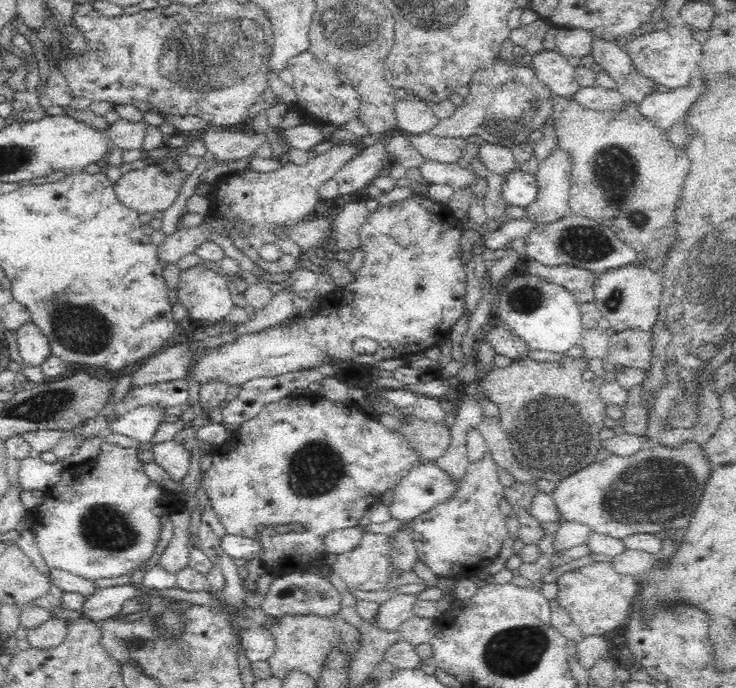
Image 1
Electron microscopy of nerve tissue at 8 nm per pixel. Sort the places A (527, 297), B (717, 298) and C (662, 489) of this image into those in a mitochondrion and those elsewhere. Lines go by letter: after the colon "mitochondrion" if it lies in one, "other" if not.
A: mitochondrion
B: mitochondrion
C: mitochondrion

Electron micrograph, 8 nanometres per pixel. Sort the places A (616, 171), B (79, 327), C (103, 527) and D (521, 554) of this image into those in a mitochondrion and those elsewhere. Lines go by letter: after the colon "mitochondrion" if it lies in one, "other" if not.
A: mitochondrion
B: mitochondrion
C: mitochondrion
D: other

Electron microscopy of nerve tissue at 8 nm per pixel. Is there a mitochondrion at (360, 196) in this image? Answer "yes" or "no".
no

